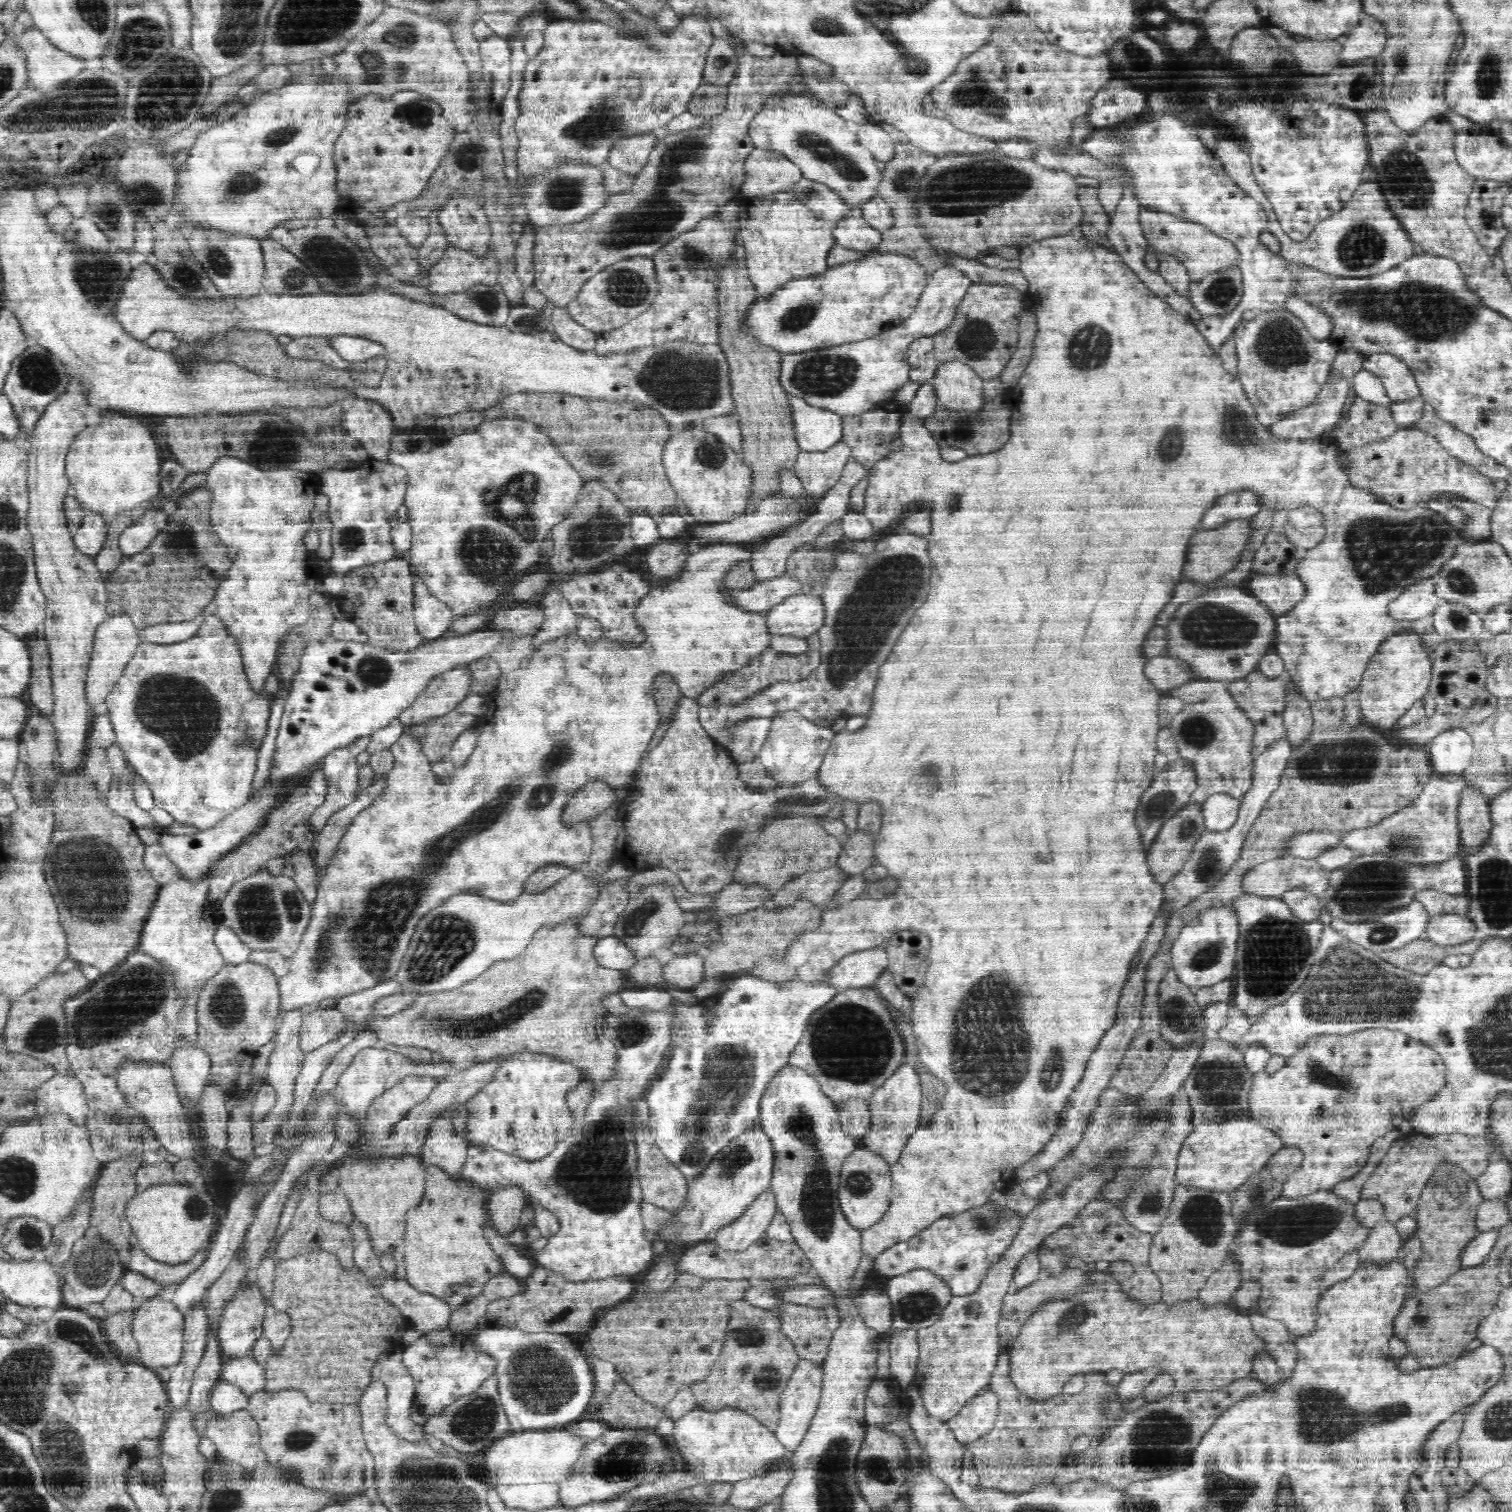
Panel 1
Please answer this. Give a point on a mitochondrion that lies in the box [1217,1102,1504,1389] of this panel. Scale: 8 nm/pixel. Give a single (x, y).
(1296, 1226)

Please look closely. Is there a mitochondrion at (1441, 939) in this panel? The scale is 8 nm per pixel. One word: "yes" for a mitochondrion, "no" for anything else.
no

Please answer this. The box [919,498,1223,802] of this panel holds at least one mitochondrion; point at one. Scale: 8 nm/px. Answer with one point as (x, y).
(1197, 731)

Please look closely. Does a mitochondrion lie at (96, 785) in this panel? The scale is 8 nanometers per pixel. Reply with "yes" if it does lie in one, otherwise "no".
no

